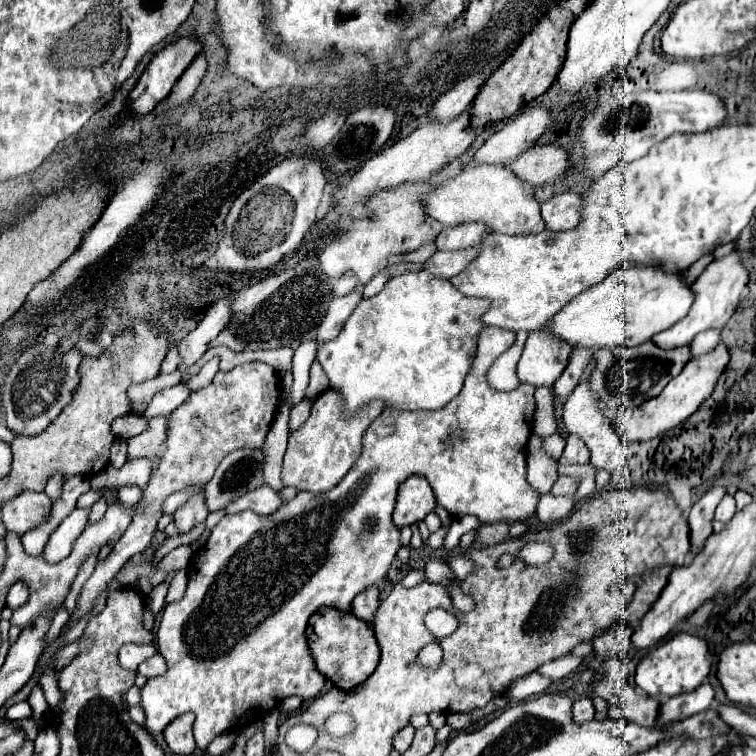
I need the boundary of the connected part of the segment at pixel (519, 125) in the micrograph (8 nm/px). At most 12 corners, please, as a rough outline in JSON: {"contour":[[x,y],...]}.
{"contour":[[524,106],[474,154],[476,164],[506,164],[552,122]]}

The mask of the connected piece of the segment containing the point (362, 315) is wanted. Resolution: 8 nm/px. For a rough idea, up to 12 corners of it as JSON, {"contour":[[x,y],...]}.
{"contour":[[428,272],[360,300],[316,358],[352,416],[462,390],[490,300]]}

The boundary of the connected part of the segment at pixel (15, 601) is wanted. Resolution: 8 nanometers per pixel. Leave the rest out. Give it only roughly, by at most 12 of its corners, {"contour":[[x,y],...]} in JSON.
{"contour":[[20,580],[8,592],[8,608],[28,602],[28,586]]}

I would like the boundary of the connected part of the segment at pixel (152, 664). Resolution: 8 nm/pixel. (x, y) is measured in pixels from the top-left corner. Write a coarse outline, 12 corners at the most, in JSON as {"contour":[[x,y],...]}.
{"contour":[[156,652],[138,666],[146,678],[166,672],[166,660]]}

